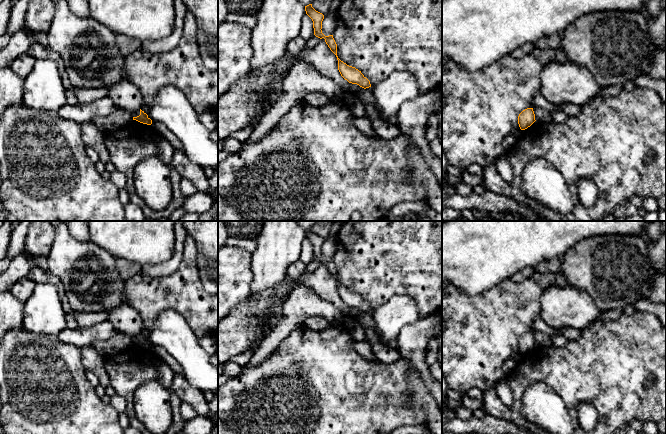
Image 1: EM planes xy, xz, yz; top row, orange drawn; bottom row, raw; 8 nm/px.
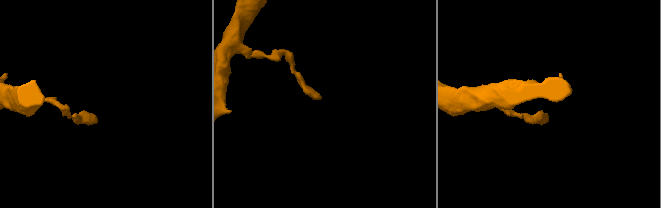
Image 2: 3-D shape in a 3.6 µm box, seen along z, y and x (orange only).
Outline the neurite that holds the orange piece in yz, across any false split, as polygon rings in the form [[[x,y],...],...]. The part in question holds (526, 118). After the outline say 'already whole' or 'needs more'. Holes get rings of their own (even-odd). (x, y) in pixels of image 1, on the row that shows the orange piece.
[[[533,108],[523,110],[518,116],[518,124],[521,130],[525,130],[535,122]]]; already whole

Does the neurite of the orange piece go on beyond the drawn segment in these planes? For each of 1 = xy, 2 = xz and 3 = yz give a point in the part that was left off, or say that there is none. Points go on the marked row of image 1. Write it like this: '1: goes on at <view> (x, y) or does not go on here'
1: does not go on here
2: does not go on here
3: does not go on here

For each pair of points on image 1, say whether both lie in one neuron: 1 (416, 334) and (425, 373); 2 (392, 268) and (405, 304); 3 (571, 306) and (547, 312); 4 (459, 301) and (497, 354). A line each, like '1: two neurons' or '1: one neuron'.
1: one neuron
2: two neurons
3: one neuron
4: one neuron

